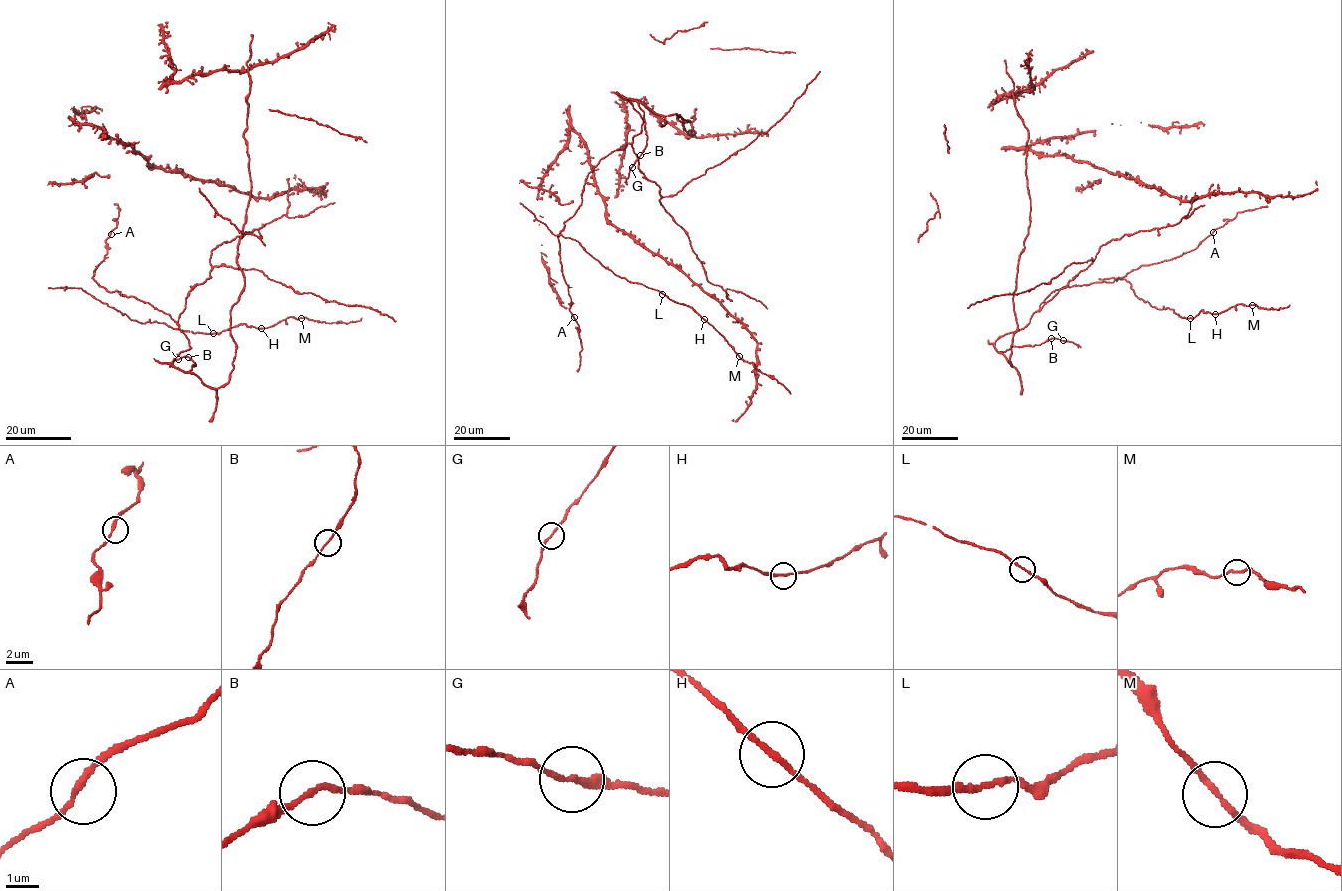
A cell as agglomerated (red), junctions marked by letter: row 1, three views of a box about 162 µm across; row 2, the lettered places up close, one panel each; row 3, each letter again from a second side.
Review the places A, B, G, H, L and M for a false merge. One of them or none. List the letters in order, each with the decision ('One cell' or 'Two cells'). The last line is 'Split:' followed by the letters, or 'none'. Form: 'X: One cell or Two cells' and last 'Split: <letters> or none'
A: One cell
B: One cell
G: One cell
H: One cell
L: One cell
M: One cell
Split: none

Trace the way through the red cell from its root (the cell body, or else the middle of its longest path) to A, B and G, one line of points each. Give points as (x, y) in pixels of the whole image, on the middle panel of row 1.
A: (642, 172), (631, 144), (612, 151), (588, 174), (582, 203), (564, 223), (558, 237), (559, 255), (574, 317)
B: (642, 172), (632, 142), (641, 132), (643, 119), (627, 98), (633, 99), (643, 112), (647, 140), (641, 155)
G: (642, 172), (632, 142), (643, 119), (627, 98), (643, 112), (647, 136), (631, 166)

